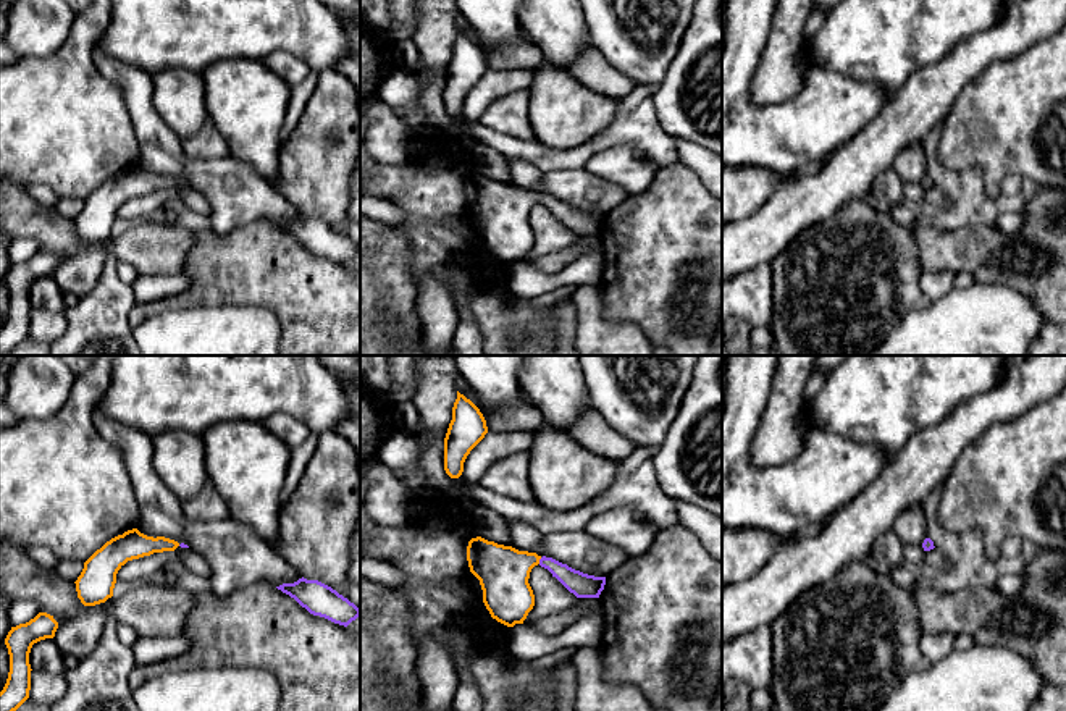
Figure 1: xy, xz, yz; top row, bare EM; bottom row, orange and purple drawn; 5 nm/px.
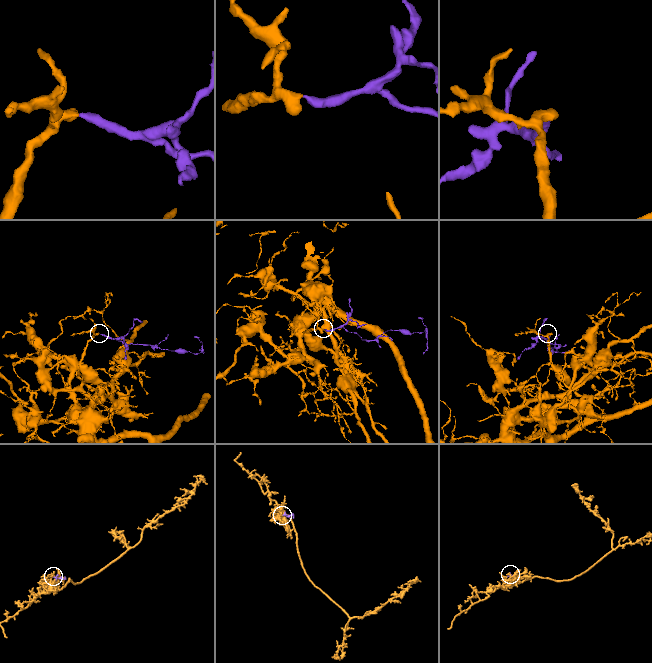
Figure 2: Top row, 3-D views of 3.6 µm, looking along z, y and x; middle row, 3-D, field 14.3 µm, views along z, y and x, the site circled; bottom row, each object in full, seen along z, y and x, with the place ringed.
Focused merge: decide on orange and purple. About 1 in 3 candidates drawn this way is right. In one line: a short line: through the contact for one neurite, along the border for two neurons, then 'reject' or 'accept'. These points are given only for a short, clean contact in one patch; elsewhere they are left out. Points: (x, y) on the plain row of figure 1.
line xz (503, 209), (524, 199), (538, 199), (549, 201), (582, 223); accept

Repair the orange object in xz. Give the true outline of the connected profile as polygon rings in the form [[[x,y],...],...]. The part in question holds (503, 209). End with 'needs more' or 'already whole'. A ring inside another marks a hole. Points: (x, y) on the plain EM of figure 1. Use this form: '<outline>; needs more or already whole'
[[[481,175],[468,179],[467,199],[470,210],[480,218],[483,241],[491,255],[507,265],[523,262],[535,244],[528,217],[538,202],[577,236],[599,236],[606,223],[606,215],[588,213],[552,196],[518,189]]]; needs more

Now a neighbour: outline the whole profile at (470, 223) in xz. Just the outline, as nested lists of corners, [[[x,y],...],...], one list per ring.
[[[468,212],[459,223],[455,223],[454,226],[457,226],[459,229],[470,233],[476,238],[483,238],[483,228],[480,223],[480,218],[473,213]]]

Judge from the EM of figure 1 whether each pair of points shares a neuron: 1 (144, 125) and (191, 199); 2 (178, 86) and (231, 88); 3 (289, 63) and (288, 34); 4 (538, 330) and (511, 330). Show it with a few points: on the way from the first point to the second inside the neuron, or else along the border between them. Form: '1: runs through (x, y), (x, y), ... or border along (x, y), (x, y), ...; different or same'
1: border along (189, 185), (204, 196), (212, 215); different
2: border along (201, 73), (205, 113), (209, 117); different
3: border along (262, 58), (273, 52), (289, 52), (312, 70); different
4: runs through (532, 330), (517, 330); same

